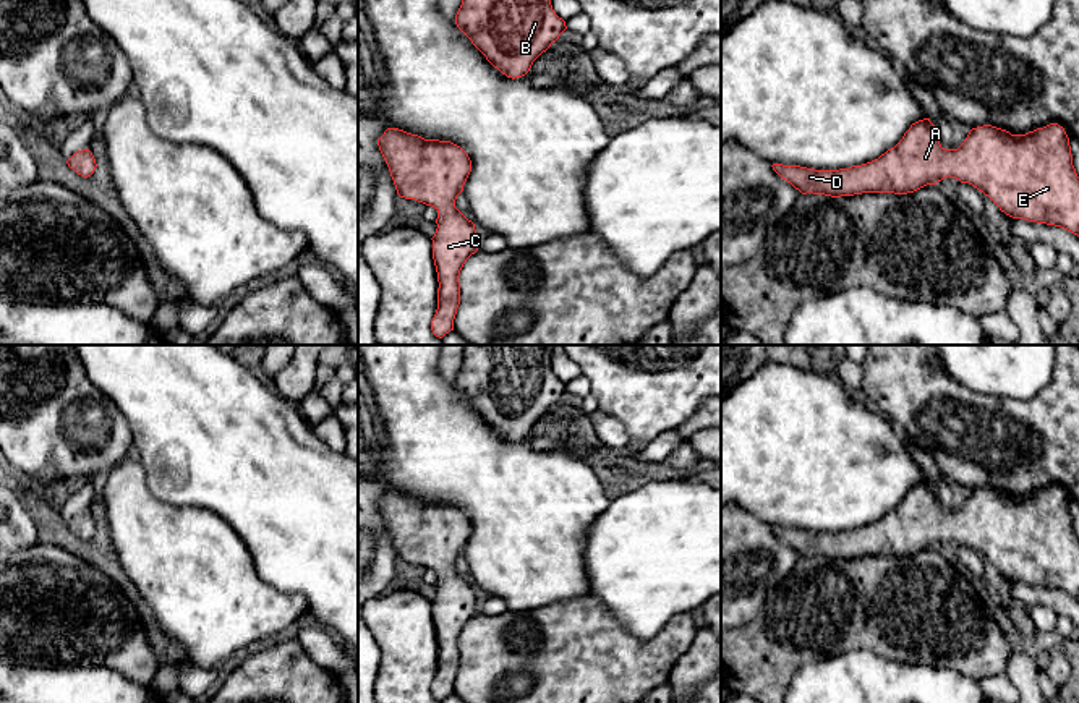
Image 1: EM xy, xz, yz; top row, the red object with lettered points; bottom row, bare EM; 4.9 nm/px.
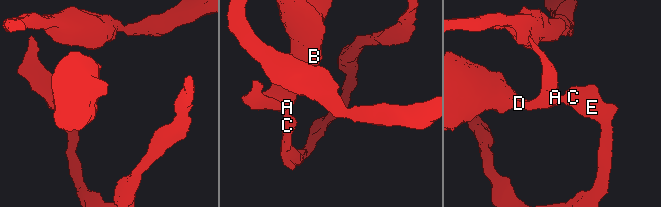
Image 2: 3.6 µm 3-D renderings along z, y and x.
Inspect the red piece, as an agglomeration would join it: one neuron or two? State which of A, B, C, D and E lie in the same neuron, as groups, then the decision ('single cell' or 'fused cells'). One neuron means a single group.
A B C D E; single cell

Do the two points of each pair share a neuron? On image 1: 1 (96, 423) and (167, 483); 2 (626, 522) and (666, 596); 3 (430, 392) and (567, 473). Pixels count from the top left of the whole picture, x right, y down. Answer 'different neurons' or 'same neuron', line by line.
1: different neurons
2: same neuron
3: same neuron

